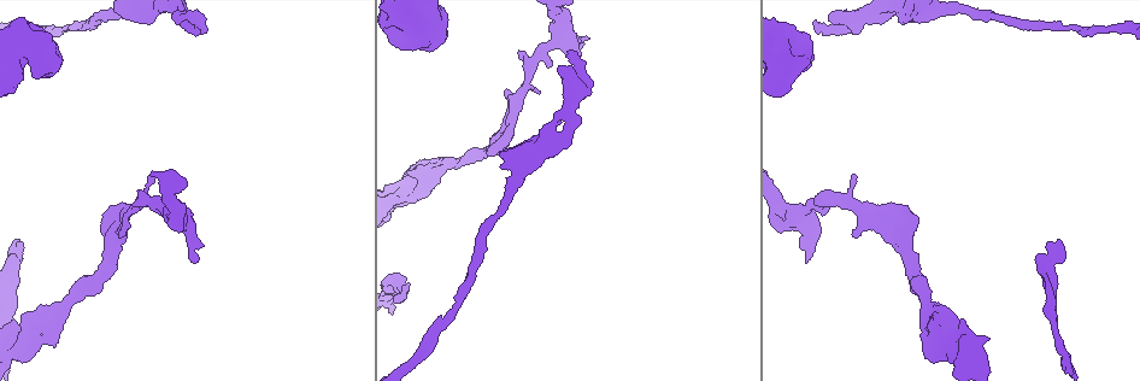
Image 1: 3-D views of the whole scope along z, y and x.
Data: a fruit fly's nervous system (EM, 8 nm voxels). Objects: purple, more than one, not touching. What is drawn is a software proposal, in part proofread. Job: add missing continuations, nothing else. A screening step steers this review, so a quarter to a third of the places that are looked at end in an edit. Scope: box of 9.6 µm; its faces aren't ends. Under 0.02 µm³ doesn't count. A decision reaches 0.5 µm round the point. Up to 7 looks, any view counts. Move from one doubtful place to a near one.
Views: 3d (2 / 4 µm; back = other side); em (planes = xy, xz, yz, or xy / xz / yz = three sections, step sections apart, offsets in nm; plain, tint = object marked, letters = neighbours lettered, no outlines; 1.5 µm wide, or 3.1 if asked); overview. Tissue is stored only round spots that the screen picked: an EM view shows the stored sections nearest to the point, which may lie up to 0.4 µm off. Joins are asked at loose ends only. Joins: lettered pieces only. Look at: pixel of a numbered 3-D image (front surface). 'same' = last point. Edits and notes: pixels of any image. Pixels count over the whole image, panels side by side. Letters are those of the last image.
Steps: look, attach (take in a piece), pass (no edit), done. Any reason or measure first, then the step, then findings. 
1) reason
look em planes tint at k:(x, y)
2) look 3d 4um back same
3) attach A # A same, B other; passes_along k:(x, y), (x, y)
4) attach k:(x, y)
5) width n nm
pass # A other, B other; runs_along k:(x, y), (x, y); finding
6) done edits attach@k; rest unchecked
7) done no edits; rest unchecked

free end
look 3d 4um at 1:(54, 345)

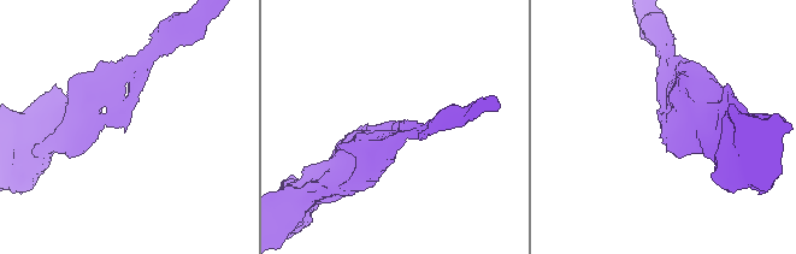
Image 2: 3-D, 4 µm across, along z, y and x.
now the EM
look em planes tint at 2:(395, 126)

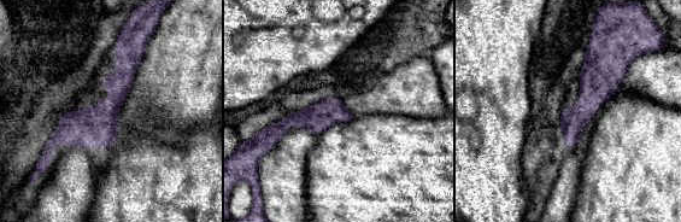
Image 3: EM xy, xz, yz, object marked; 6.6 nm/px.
what lies round it
look em planes letters same

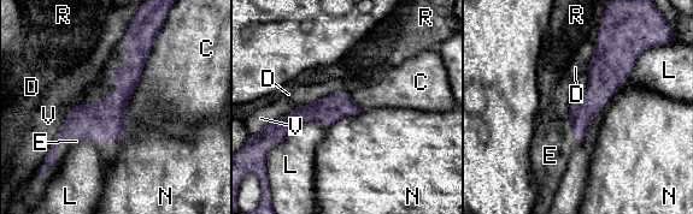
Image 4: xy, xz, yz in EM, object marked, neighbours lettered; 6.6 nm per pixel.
attach E # C other, D other, E same, L other, N other, R other, V other; passes_along 4:(581, 114), (575, 140), (550, 155); it goes on there

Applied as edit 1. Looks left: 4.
redraw
look overview

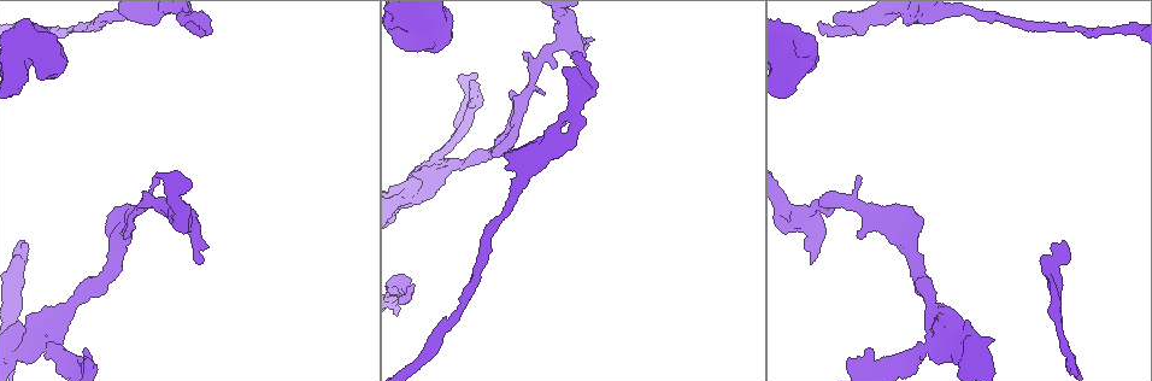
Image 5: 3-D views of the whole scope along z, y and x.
branch stops here
look em planes letters at 5:(1052, 245)

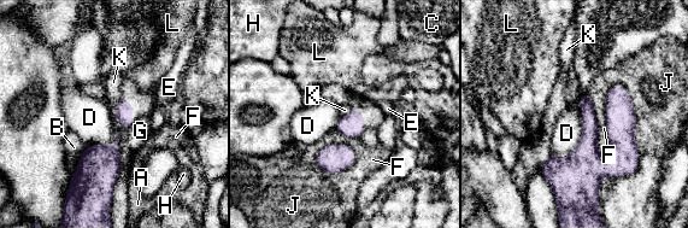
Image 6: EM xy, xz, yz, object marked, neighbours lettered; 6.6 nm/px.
pass # A other, B other, C other, D other, E other, F other, G other, H other, J other, K other, L other; border 6:(119, 95), (115, 116), (125, 129); no lettered piece goes on from it

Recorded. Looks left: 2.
done edits attach@4; rest unchecked

